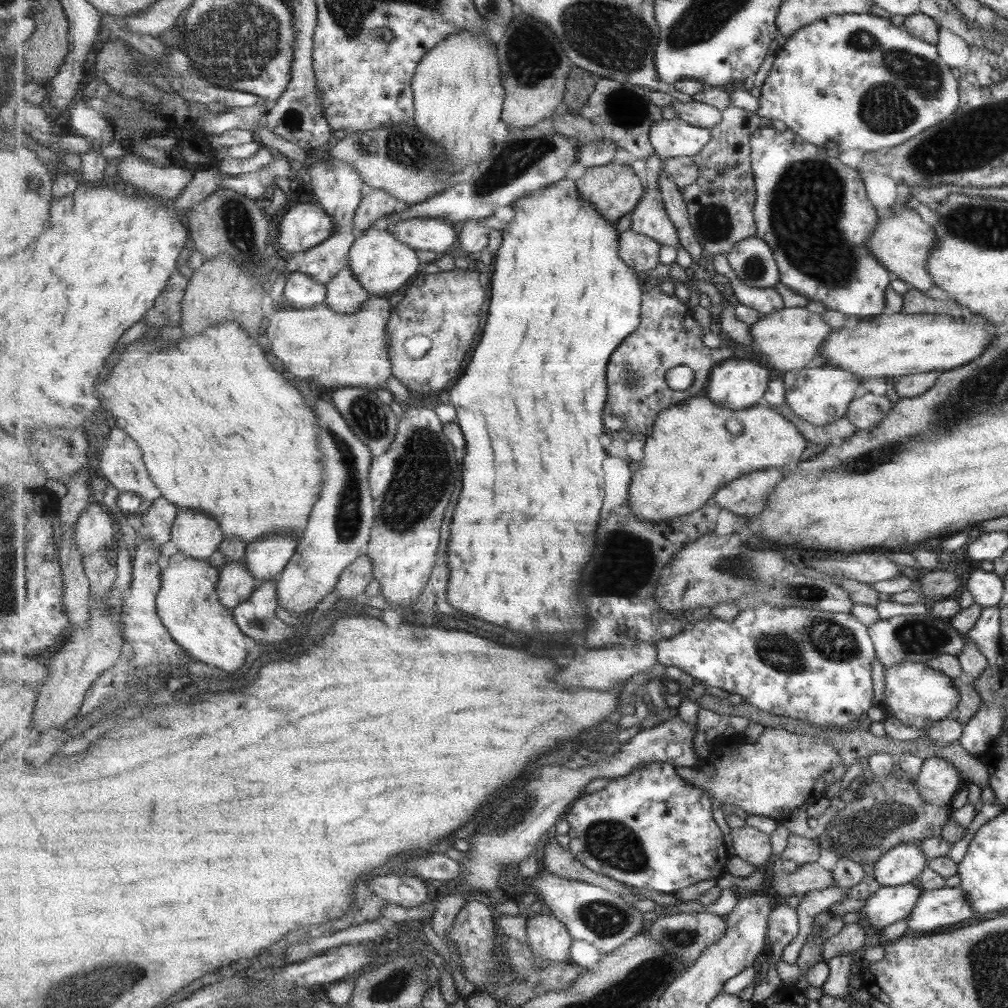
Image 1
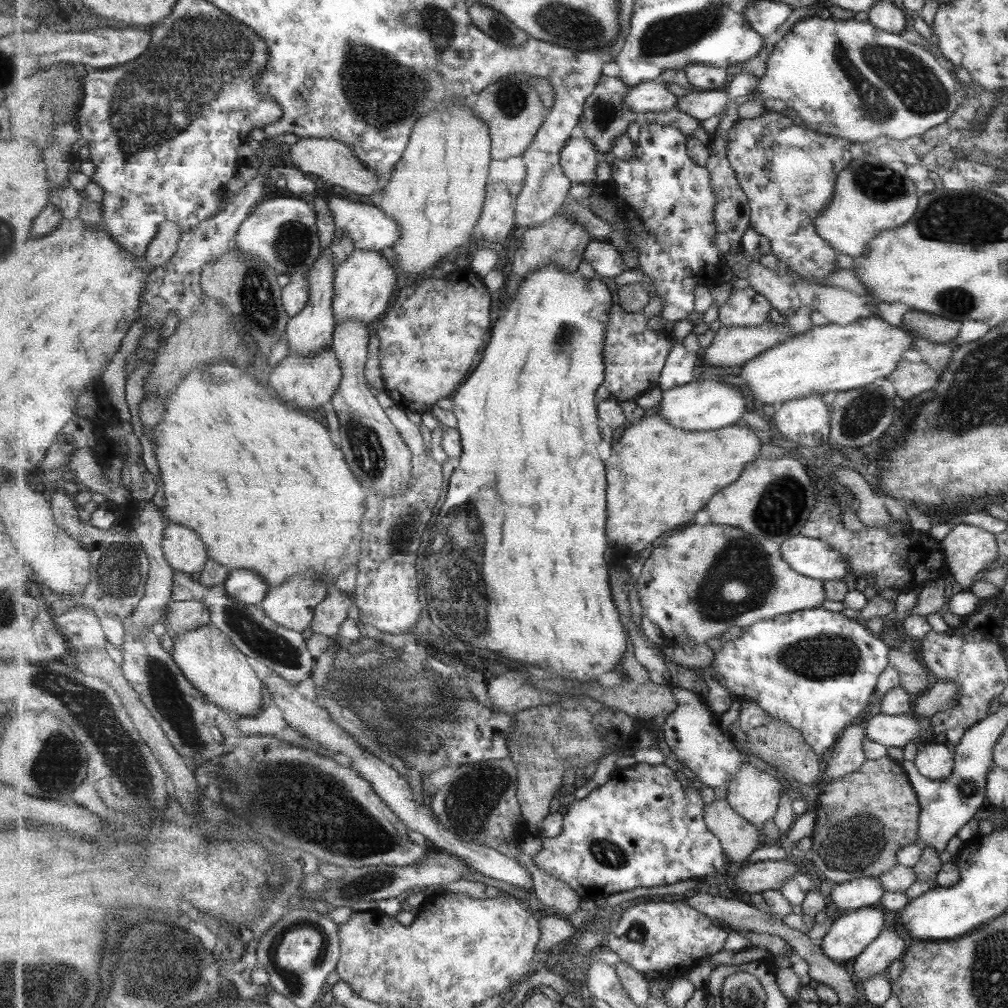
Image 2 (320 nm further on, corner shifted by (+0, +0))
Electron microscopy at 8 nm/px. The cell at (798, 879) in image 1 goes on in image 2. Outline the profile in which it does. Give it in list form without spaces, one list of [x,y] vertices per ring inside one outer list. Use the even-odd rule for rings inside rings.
[[[765,860],[741,866],[733,880],[743,893],[763,893],[767,890],[781,890],[787,880],[799,872],[799,868],[784,860]]]

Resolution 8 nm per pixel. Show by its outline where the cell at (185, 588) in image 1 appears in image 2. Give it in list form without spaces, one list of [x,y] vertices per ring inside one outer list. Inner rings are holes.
[[[202,625],[197,630],[192,630],[187,634],[180,634],[174,639],[173,657],[179,668],[182,668],[183,675],[187,676],[187,679],[193,682],[194,686],[202,691],[202,694],[206,695],[206,700],[214,702],[219,708],[227,710],[232,715],[253,717],[264,707],[264,682],[259,681],[257,672],[249,666],[247,655],[242,650],[239,650],[239,647],[235,646],[235,643],[221,630],[217,635],[207,625]]]

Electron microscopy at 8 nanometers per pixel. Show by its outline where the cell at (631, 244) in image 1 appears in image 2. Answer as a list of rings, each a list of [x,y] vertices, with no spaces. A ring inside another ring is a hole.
[[[593,240],[586,246],[584,260],[595,270],[596,277],[615,278],[627,268],[615,247],[607,241]]]

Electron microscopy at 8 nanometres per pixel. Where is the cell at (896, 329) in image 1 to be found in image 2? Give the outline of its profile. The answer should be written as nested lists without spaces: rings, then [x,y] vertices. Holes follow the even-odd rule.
[[[875,316],[858,318],[855,322],[845,326],[827,323],[814,326],[811,330],[796,337],[788,338],[766,353],[761,353],[752,358],[747,364],[741,366],[743,370],[735,376],[735,379],[749,388],[751,400],[761,402],[763,406],[767,406],[767,409],[776,409],[781,404],[791,400],[806,398],[815,394],[828,398],[842,391],[870,385],[878,378],[885,378],[895,370],[898,360],[901,359],[901,353],[910,346],[911,335],[892,327]]]

